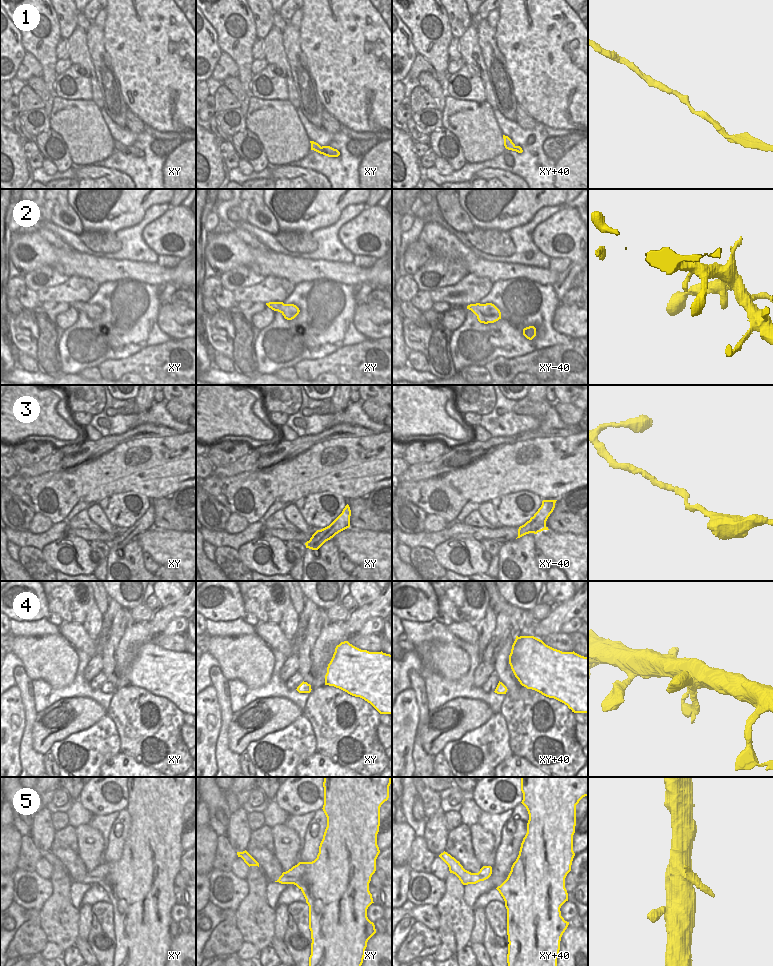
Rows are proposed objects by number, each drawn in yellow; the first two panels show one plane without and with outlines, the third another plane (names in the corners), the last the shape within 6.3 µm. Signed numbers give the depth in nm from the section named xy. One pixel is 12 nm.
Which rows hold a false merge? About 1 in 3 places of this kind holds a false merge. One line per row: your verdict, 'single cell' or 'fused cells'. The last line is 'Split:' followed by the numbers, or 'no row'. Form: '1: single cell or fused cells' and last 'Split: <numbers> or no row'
1: single cell
2: single cell
3: single cell
4: single cell
5: single cell
Split: no row

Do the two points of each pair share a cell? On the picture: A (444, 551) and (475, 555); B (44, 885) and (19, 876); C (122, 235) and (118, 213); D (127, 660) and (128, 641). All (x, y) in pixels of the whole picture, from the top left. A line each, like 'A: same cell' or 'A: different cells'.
A: same cell
B: same cell
C: different cells
D: same cell

